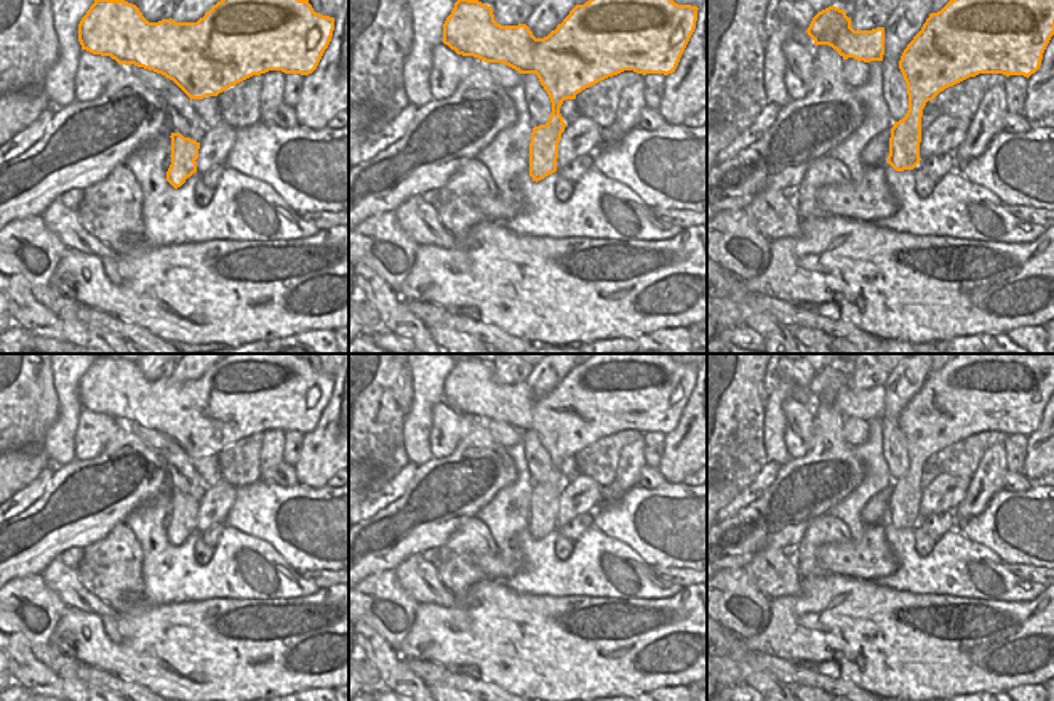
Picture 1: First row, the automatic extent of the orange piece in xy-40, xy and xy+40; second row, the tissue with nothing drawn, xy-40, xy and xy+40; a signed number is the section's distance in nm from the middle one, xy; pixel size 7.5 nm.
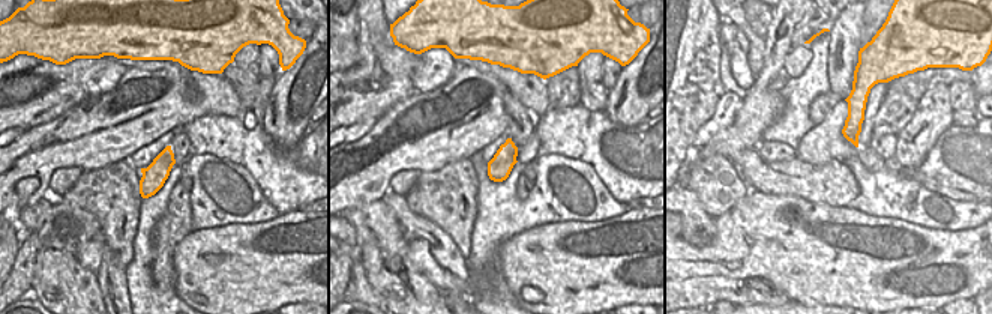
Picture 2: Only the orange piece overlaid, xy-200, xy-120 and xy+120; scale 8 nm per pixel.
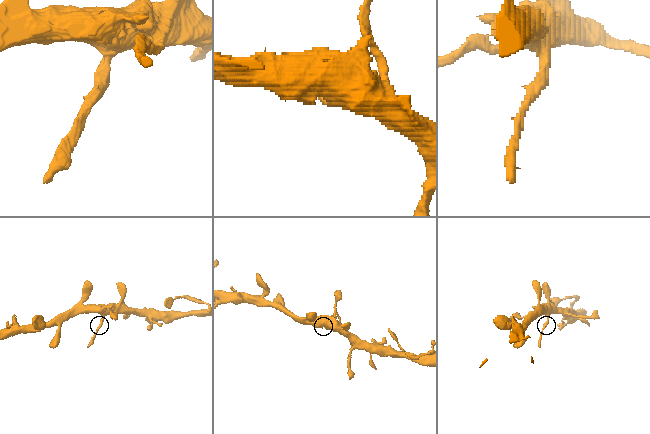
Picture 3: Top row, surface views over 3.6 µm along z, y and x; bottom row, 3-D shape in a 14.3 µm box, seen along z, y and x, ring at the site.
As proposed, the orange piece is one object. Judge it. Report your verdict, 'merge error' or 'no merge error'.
merge error

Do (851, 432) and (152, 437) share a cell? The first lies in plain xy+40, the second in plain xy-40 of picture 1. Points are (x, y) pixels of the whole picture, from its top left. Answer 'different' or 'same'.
same

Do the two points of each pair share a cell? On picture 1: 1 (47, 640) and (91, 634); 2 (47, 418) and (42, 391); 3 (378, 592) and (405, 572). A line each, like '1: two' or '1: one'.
1: two
2: one
3: two

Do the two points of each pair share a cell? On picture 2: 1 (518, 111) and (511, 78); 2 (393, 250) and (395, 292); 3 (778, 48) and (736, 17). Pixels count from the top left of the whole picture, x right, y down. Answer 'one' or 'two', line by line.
1: two
2: one
3: two

